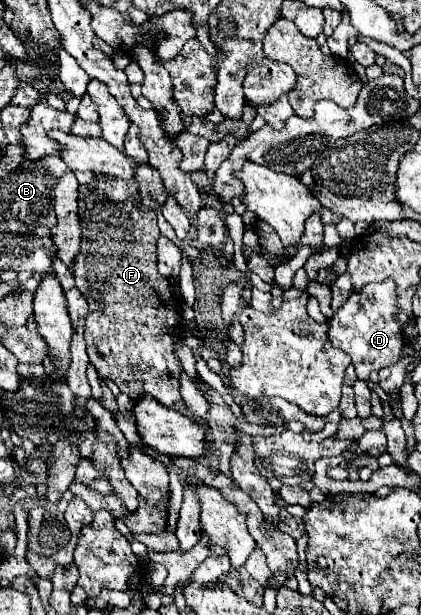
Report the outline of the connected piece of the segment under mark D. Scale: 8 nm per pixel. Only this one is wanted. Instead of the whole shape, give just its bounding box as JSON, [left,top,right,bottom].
[329,279,403,381]

